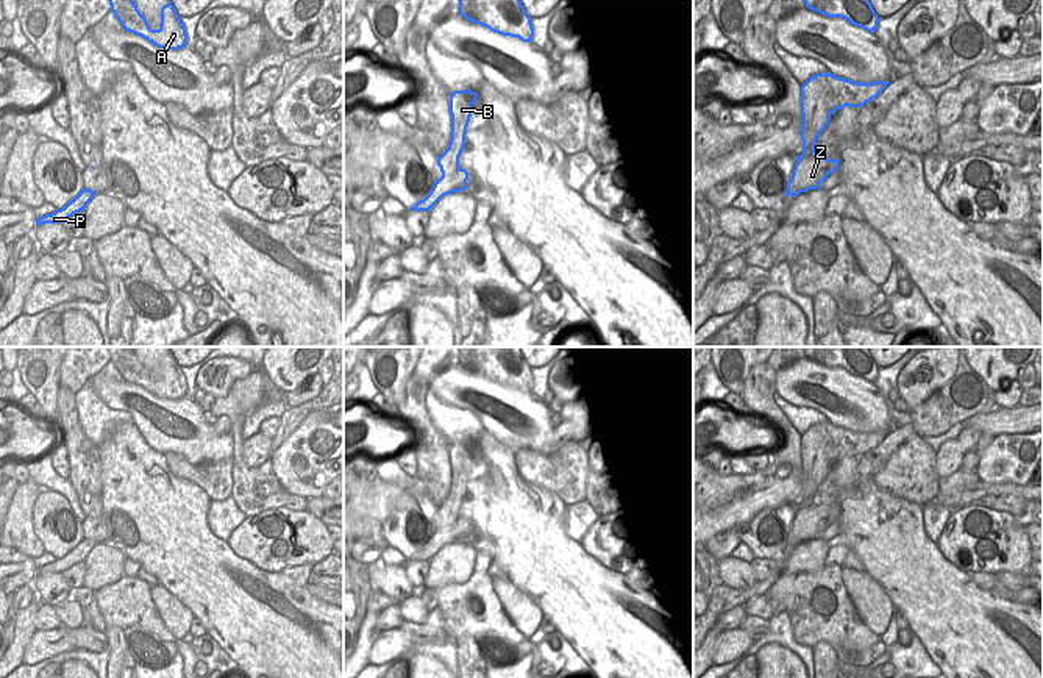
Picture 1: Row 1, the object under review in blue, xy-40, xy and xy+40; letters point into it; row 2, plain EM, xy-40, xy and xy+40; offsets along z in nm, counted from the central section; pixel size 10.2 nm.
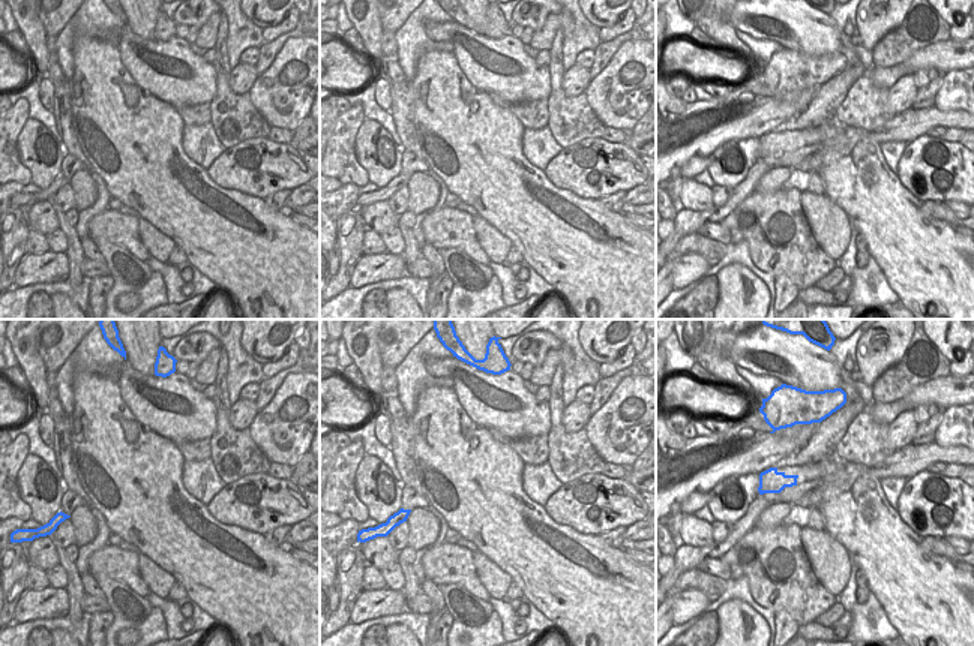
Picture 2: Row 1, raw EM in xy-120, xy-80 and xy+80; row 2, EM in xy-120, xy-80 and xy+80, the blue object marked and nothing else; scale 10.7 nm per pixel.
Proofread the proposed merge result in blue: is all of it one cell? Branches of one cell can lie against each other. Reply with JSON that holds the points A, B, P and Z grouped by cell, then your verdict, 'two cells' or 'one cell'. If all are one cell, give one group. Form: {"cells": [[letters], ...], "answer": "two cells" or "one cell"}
{"cells": [["A", "B"], ["P", "Z"]], "answer": "two cells"}

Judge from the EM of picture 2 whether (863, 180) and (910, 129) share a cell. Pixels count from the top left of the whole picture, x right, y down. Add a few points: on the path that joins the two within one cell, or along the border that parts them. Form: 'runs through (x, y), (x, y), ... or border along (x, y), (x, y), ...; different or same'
border along (878, 143), (860, 140), (845, 156); different

